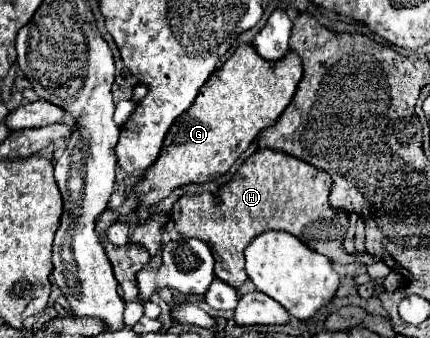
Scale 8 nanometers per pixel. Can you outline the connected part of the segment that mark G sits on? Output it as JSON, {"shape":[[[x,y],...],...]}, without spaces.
{"shape":[[[240,45],[234,55],[202,85],[192,107],[174,121],[164,139],[164,149],[158,161],[146,171],[142,181],[134,186],[128,199],[116,211],[106,209],[98,217],[96,235],[114,267],[114,275],[122,287],[122,297],[126,303],[140,297],[136,287],[136,273],[148,263],[148,251],[140,245],[126,243],[118,247],[104,241],[106,229],[116,223],[120,215],[134,212],[140,206],[156,205],[180,185],[208,183],[222,177],[258,137],[258,133],[270,127],[282,115],[282,111],[294,99],[302,73],[302,61],[294,51],[288,51],[284,61],[264,61],[264,57],[260,57],[252,45]]]}

